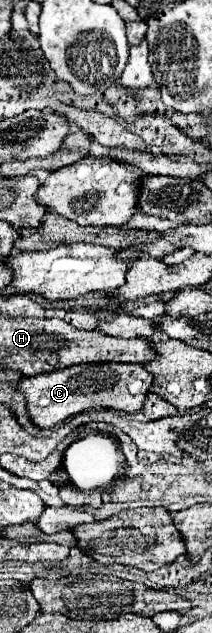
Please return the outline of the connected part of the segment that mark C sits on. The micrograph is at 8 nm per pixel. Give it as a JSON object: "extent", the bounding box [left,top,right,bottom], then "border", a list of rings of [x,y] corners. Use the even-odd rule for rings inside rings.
{"extent":[18,364,154,428],"border":[[[78,364],[38,376],[26,376],[18,384],[28,402],[32,422],[40,428],[52,428],[58,422],[92,408],[112,408],[124,412],[142,412],[150,394],[154,376],[142,364]]]}

